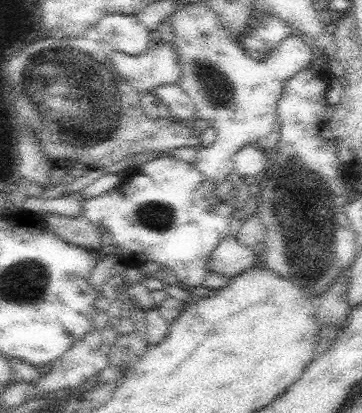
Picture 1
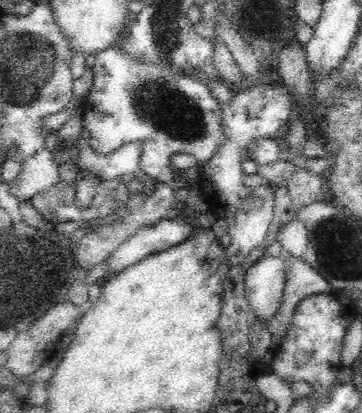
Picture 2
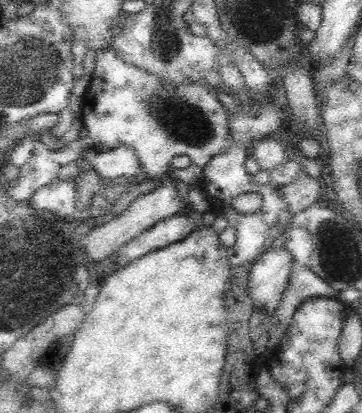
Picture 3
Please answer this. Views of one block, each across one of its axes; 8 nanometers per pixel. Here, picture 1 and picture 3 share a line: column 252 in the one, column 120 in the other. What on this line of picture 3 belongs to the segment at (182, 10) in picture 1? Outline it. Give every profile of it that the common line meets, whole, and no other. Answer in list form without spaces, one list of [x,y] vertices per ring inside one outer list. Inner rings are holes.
[[[108,48],[96,52],[96,70],[92,74],[92,82],[90,82],[84,102],[86,102],[86,114],[80,118],[80,122],[88,128],[90,136],[84,140],[80,138],[78,142],[70,142],[66,148],[62,148],[58,152],[48,150],[44,144],[36,144],[36,150],[32,152],[30,162],[26,162],[20,168],[20,176],[12,182],[10,180],[4,182],[8,196],[14,198],[18,204],[32,200],[36,190],[54,182],[58,178],[58,170],[62,166],[80,162],[80,156],[84,152],[108,152],[118,146],[130,146],[130,148],[134,148],[138,162],[142,164],[142,174],[146,178],[168,178],[172,182],[168,168],[172,166],[174,158],[188,156],[192,164],[204,168],[204,166],[208,166],[208,162],[212,162],[212,158],[228,152],[234,146],[234,142],[232,142],[234,136],[230,134],[230,126],[228,126],[228,110],[220,104],[218,90],[210,88],[204,82],[182,82],[182,84],[172,86],[170,82],[162,82],[160,78],[146,74],[142,68],[138,68],[134,64],[122,62]]]

